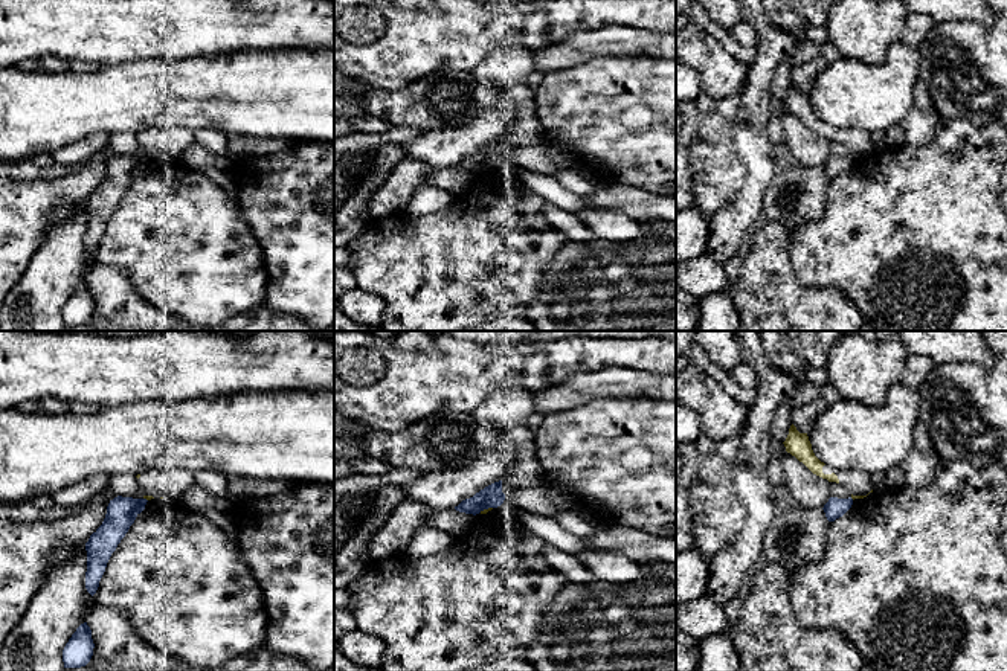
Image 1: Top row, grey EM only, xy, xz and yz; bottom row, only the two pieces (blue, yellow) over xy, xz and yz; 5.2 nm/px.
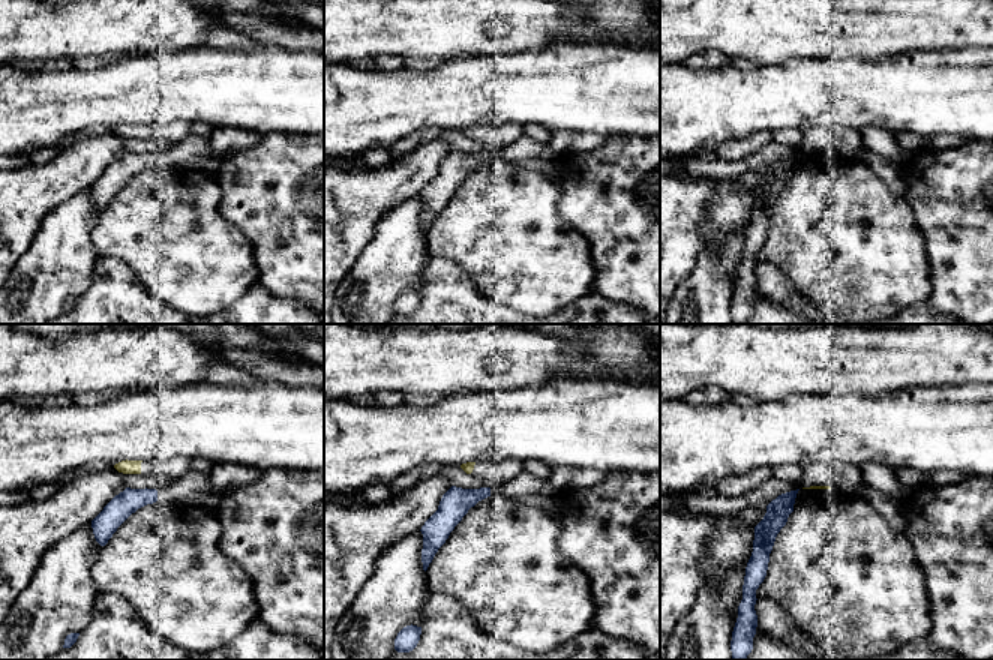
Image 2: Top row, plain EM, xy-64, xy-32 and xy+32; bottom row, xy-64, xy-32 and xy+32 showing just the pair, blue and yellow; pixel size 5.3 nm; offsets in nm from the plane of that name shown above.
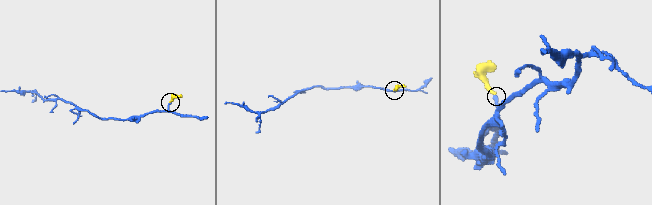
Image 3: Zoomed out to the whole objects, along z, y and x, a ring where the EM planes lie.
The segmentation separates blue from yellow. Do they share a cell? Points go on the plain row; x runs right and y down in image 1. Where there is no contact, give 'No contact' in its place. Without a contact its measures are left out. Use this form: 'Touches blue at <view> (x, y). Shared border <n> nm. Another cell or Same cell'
Touches blue at xz (485, 166). Shared border 80 nm. Another cell

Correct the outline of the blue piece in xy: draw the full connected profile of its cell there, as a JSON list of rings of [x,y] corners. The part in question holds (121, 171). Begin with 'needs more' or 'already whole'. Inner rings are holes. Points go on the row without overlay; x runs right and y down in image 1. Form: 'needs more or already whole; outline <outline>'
already whole; outline [[[117,154],[110,159],[102,183],[90,194],[85,201],[87,230],[85,247],[93,255],[105,230],[111,212],[134,181],[136,175],[145,168],[146,157]]]

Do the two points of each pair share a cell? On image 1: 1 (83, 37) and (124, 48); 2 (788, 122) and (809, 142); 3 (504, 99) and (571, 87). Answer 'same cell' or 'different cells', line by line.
1: same cell
2: same cell
3: different cells

